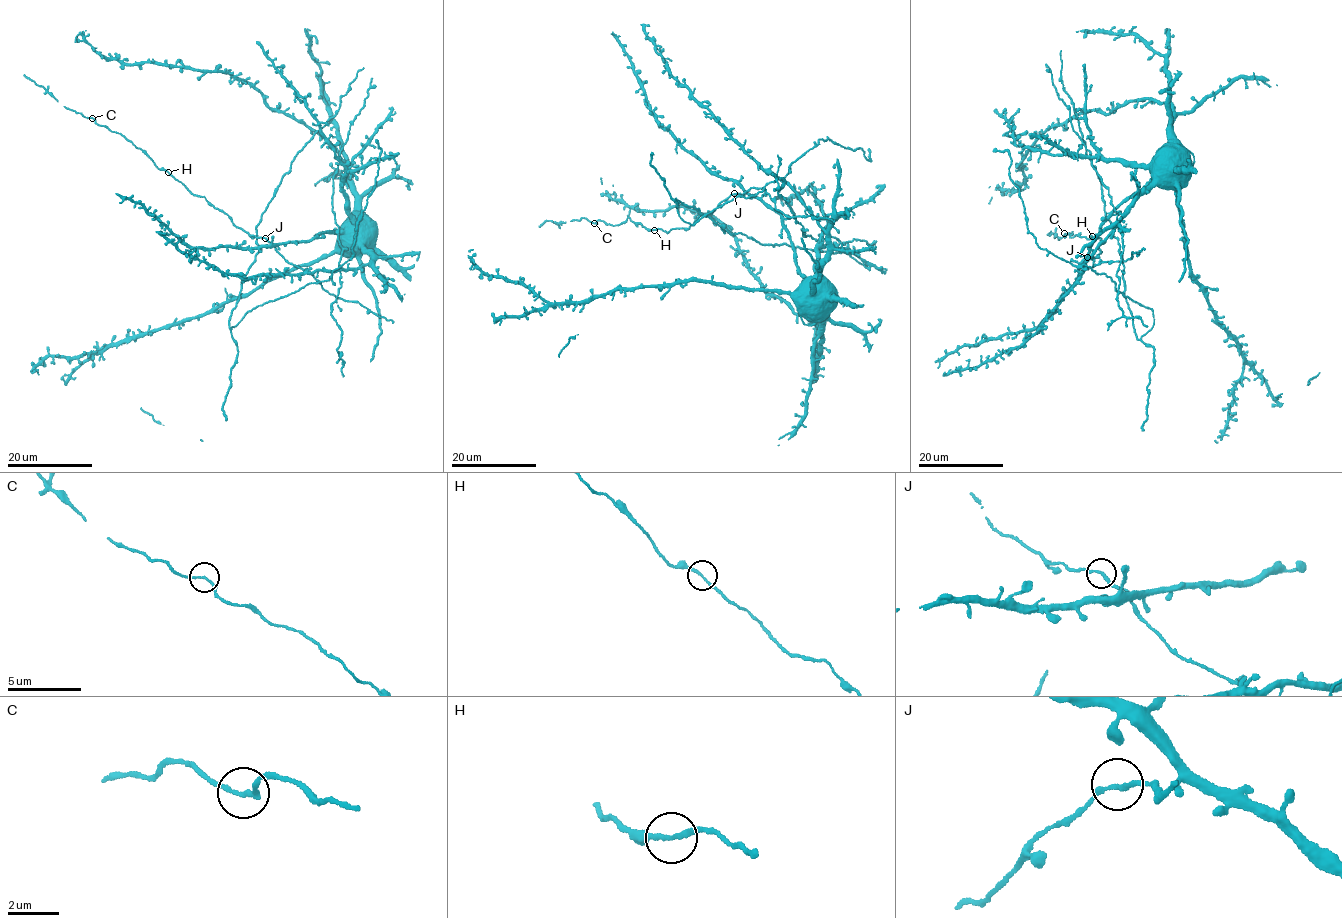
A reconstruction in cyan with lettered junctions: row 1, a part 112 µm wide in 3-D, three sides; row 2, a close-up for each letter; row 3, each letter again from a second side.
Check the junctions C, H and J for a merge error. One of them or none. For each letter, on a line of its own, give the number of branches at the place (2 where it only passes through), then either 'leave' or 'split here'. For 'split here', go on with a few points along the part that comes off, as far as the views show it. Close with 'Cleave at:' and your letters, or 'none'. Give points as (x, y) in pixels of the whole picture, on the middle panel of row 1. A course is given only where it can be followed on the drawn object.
C: 2 | leave
H: 2 | leave
J: 2 | leave
Cleave at: none

